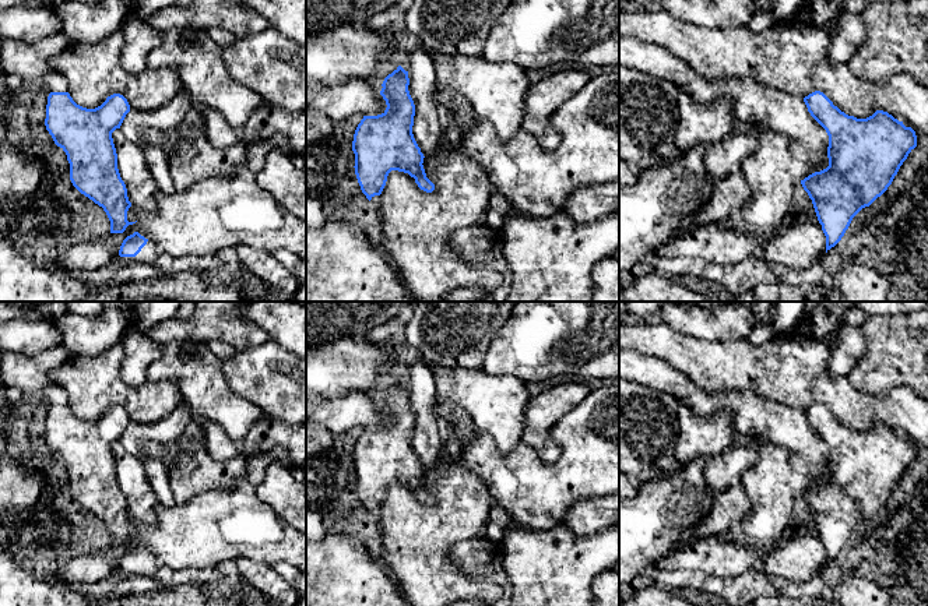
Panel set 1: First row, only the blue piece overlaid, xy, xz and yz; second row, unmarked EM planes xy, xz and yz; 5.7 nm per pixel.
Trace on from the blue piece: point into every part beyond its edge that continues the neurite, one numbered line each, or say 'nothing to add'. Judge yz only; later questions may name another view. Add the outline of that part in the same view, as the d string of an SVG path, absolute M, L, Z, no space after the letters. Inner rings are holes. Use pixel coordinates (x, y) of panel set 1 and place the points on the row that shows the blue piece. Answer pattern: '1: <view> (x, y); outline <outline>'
nothing to add

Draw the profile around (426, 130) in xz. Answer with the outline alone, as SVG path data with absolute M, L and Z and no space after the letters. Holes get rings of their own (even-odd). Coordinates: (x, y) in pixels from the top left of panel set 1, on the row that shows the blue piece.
M419 42L405 57L408 63L408 91L415 105L412 134L423 156L435 152L442 127L435 101L436 70L429 50Z

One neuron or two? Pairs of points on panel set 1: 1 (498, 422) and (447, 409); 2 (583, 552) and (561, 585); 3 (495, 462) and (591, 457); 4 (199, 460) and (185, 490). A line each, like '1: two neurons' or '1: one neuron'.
1: one neuron
2: one neuron
3: one neuron
4: one neuron

